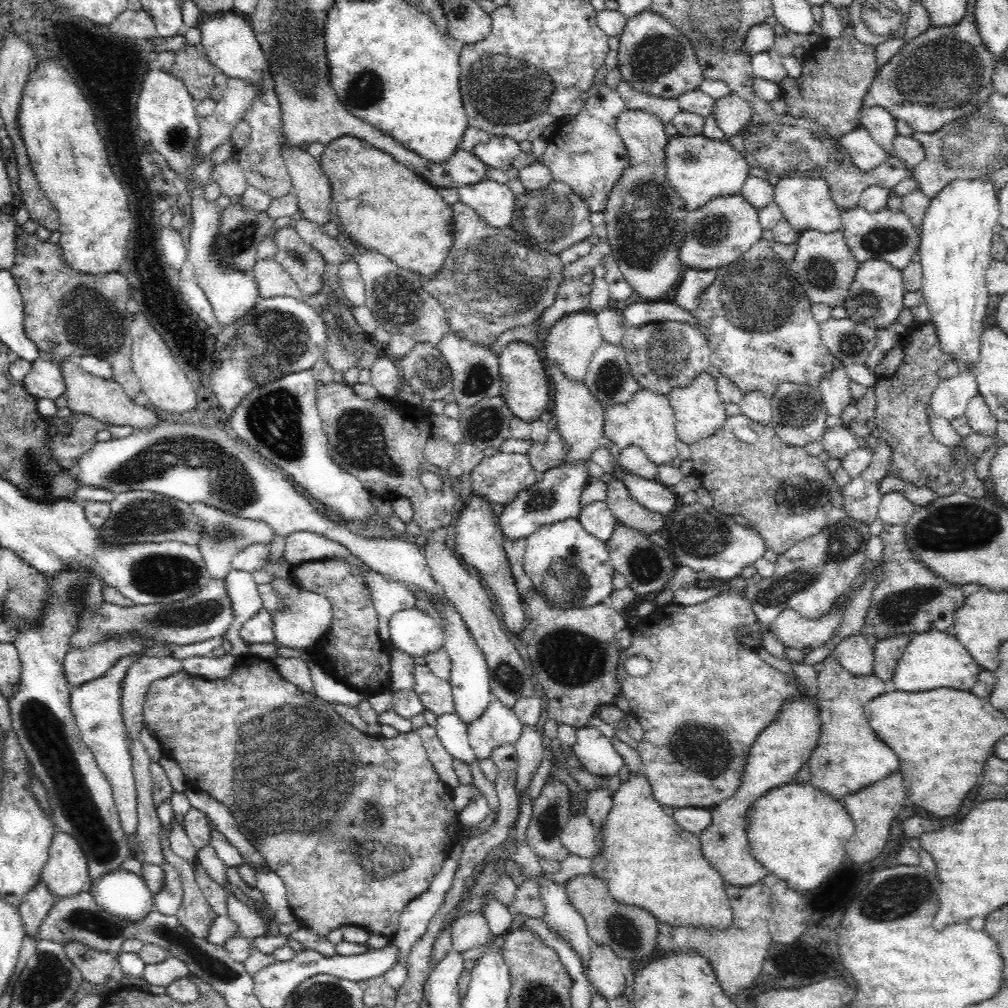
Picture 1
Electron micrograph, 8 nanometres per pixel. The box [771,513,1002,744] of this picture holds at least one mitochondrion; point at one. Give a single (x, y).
(898, 610)

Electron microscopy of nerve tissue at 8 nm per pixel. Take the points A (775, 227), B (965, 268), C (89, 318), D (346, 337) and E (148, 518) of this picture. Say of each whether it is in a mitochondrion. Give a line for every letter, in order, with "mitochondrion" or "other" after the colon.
A: other
B: other
C: mitochondrion
D: mitochondrion
E: mitochondrion

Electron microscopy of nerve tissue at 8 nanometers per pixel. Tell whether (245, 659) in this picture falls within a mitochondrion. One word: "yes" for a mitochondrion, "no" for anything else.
no

